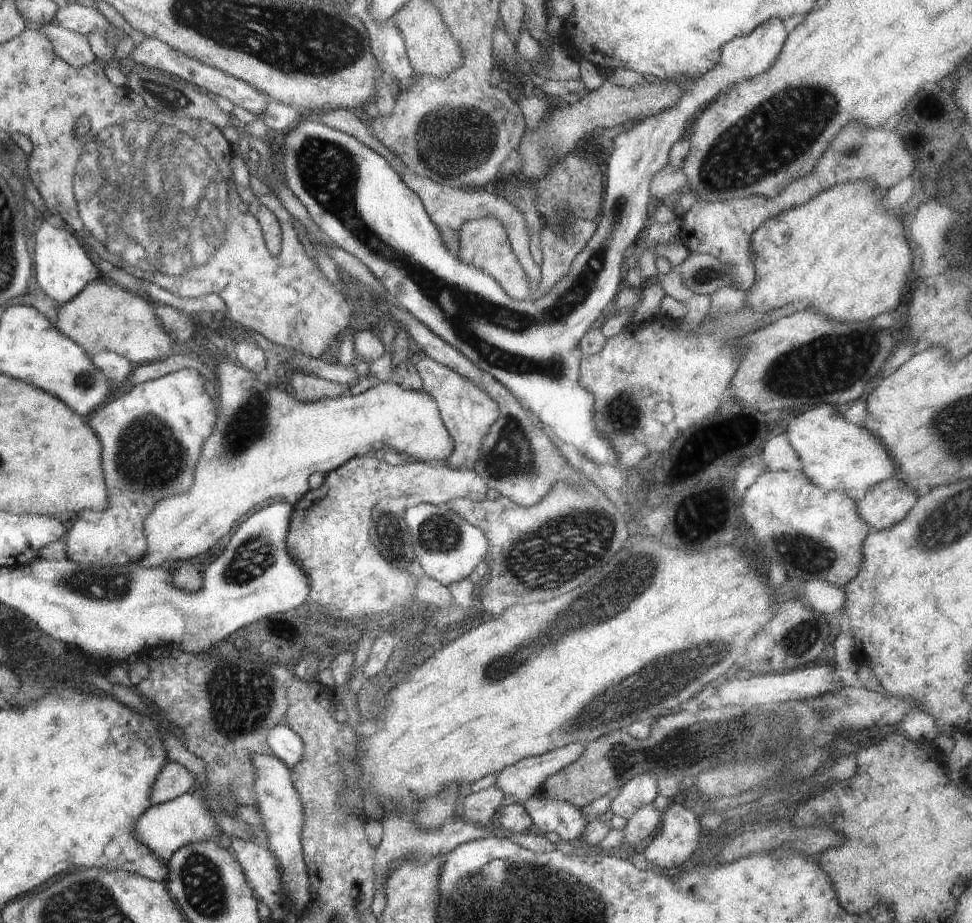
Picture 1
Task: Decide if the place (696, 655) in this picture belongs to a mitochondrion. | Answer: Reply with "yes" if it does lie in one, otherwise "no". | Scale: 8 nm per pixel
yes

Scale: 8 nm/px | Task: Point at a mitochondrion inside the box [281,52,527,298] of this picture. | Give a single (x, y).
(449, 144)

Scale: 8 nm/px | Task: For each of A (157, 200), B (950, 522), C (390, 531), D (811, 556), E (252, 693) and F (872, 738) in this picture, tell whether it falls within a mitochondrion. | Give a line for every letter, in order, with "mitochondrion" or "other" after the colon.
A: mitochondrion
B: mitochondrion
C: mitochondrion
D: mitochondrion
E: mitochondrion
F: other

